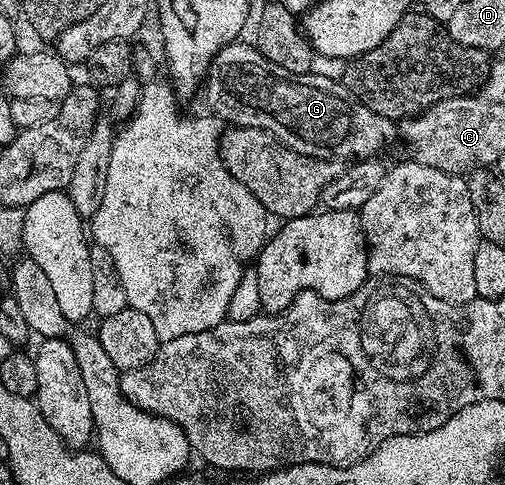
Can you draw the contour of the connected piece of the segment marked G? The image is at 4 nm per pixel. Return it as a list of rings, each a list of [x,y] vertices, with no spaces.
[[[235,41],[229,43],[227,47],[221,47],[210,63],[210,70],[207,71],[204,80],[206,103],[215,111],[211,112],[223,124],[235,127],[255,127],[261,131],[267,131],[288,149],[307,155],[310,159],[327,161],[368,159],[382,153],[378,151],[384,150],[386,143],[393,141],[394,135],[396,139],[395,124],[355,99],[345,82],[338,80],[337,83],[336,80],[329,79],[326,75],[318,75],[318,73],[293,75],[262,56],[254,45],[242,42]]]

